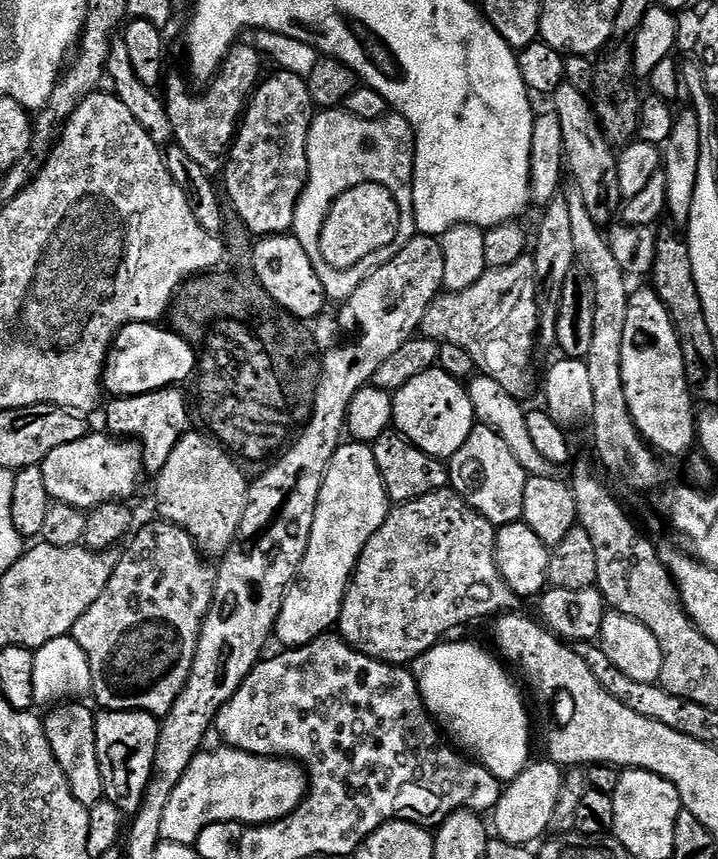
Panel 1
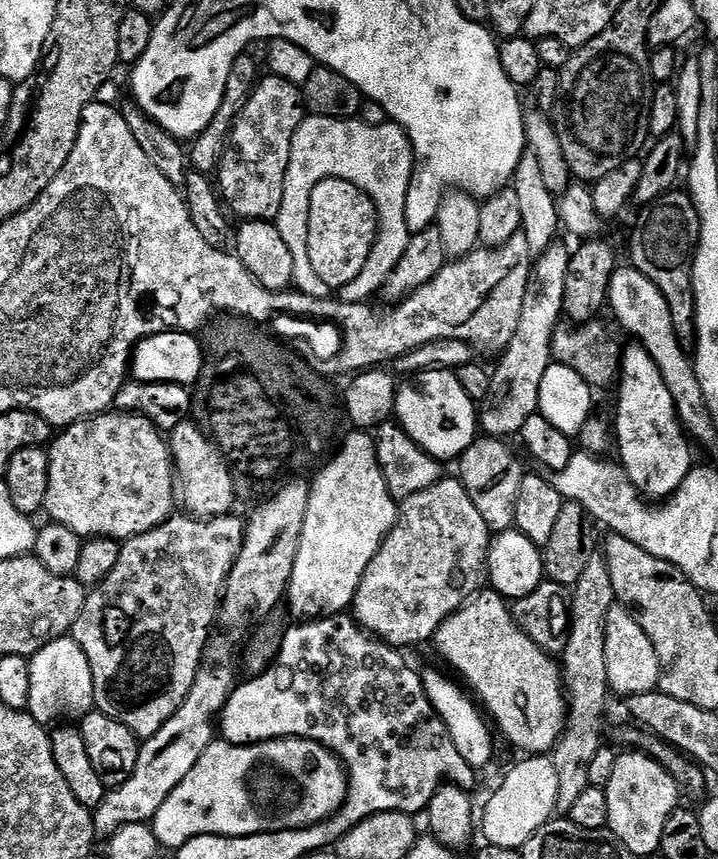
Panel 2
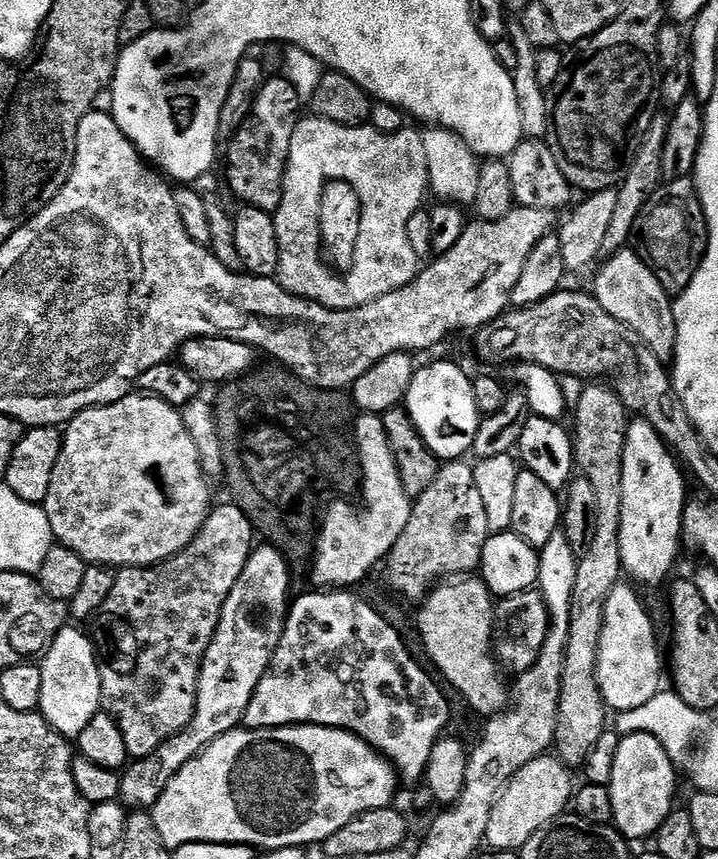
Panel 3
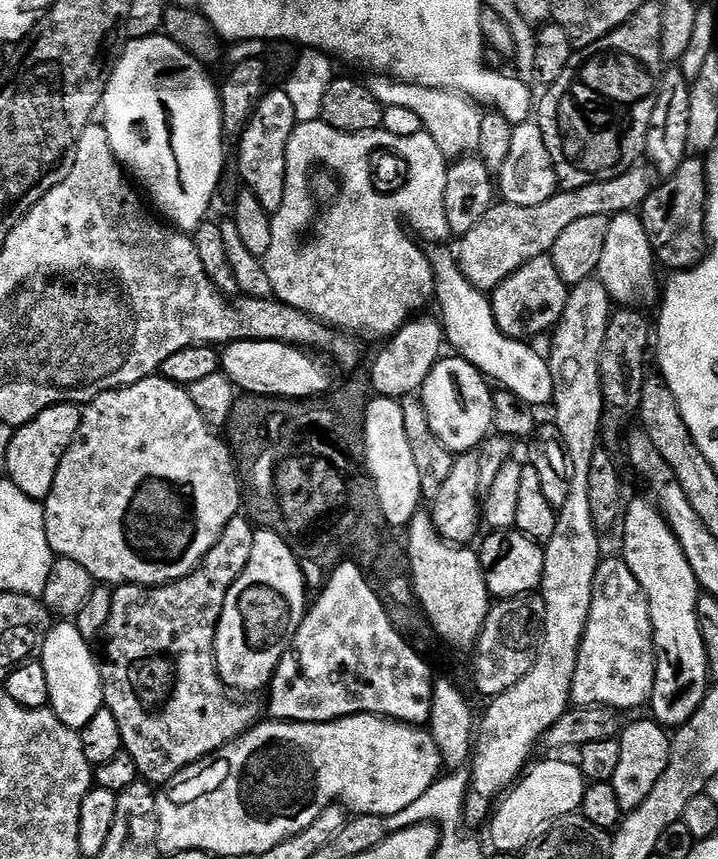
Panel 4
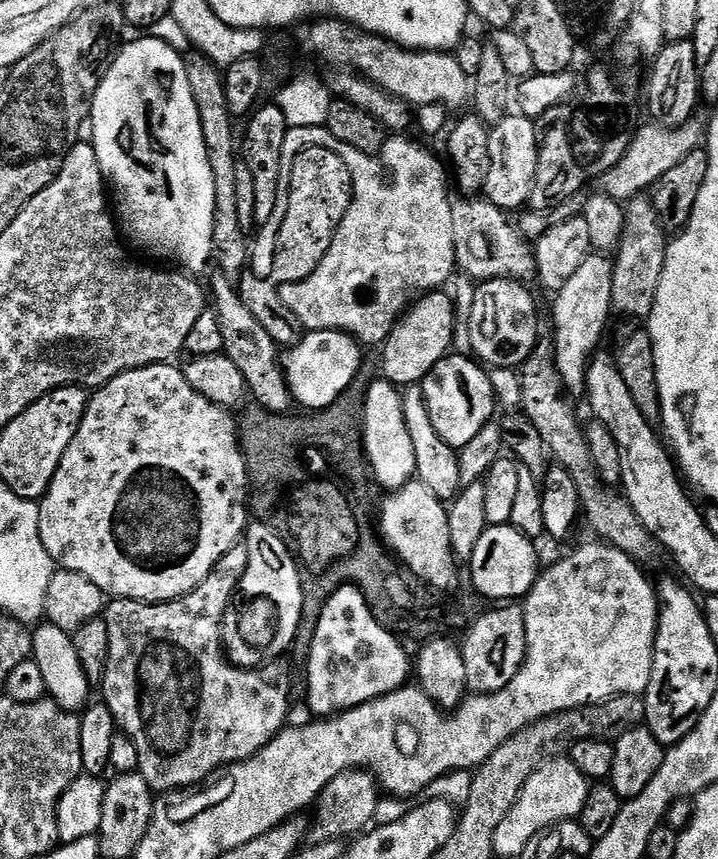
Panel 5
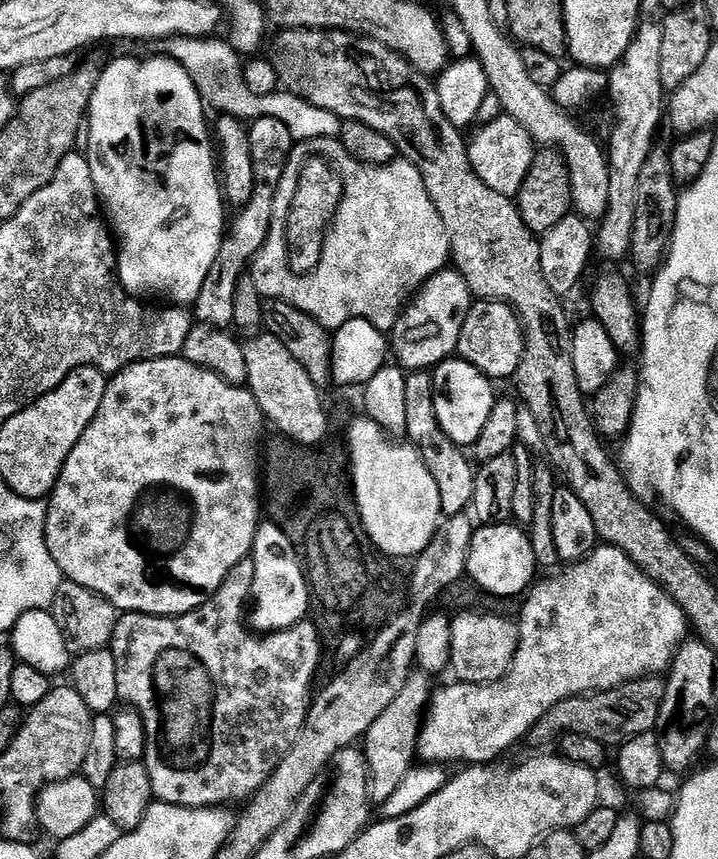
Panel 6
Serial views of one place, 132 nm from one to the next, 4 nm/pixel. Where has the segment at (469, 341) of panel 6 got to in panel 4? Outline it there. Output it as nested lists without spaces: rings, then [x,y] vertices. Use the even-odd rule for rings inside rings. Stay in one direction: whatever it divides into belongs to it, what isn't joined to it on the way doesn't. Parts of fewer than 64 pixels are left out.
[[[551,255],[534,258],[523,264],[517,272],[507,276],[497,288],[492,289],[490,299],[494,322],[504,336],[531,341],[531,336],[540,336],[559,324],[560,316],[566,310],[569,291],[569,285],[562,282]]]

